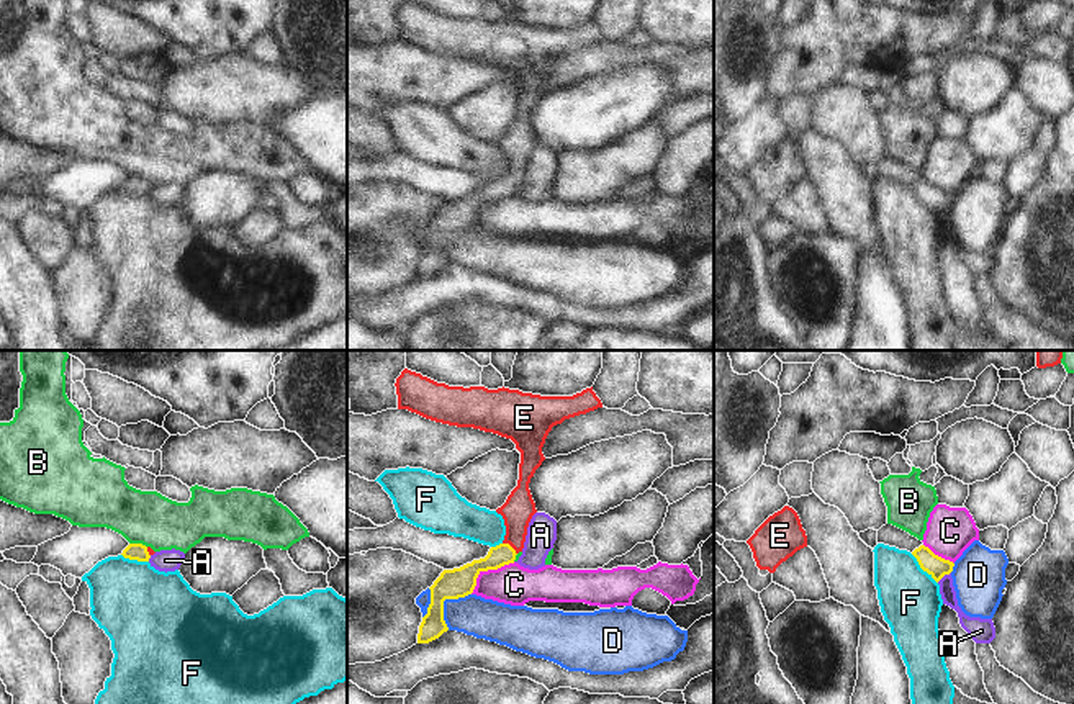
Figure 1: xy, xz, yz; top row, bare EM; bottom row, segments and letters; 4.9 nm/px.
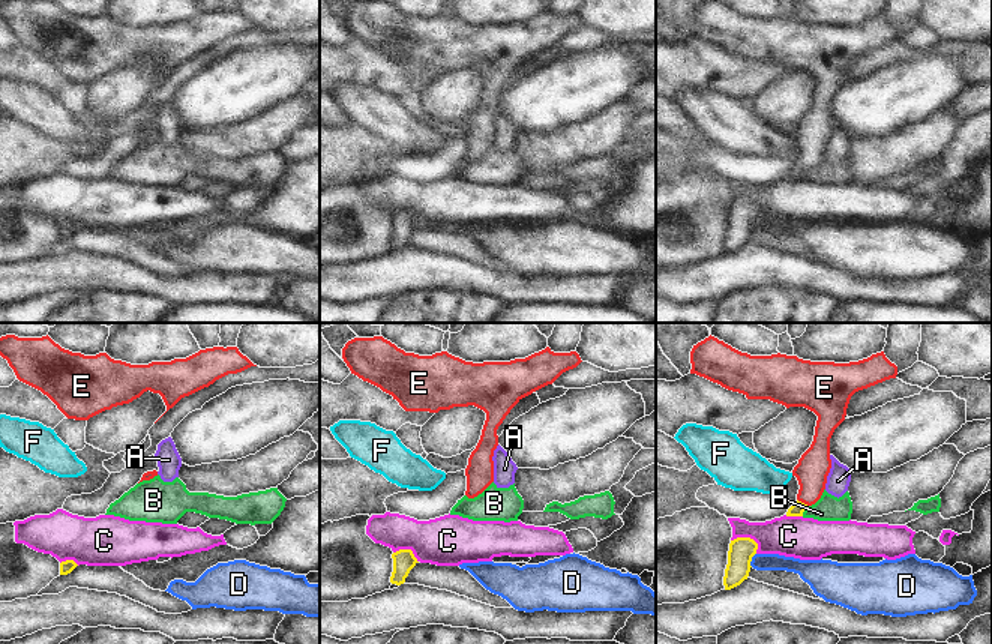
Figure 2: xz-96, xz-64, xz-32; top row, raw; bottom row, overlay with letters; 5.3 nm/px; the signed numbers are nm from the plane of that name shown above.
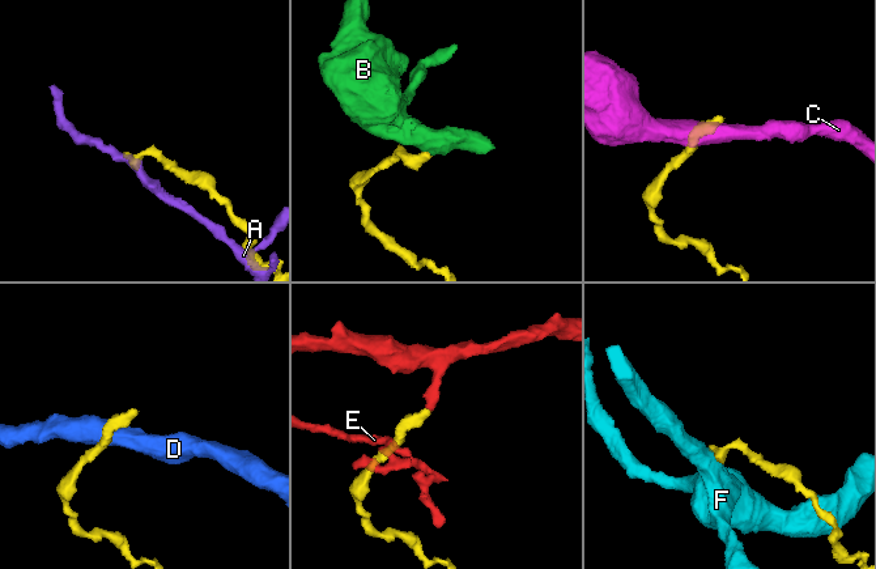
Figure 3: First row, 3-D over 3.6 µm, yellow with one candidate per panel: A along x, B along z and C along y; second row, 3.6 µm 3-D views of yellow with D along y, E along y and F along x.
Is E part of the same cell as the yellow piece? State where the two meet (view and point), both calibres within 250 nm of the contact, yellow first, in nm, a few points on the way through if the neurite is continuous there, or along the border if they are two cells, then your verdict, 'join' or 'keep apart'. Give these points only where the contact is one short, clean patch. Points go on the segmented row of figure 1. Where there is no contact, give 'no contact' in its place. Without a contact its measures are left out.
xz (511, 547) | 110/150 nm | across xz (503, 554), (511, 547), (519, 506) | join

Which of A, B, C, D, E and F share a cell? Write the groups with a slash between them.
A / B / C / D / E / F

